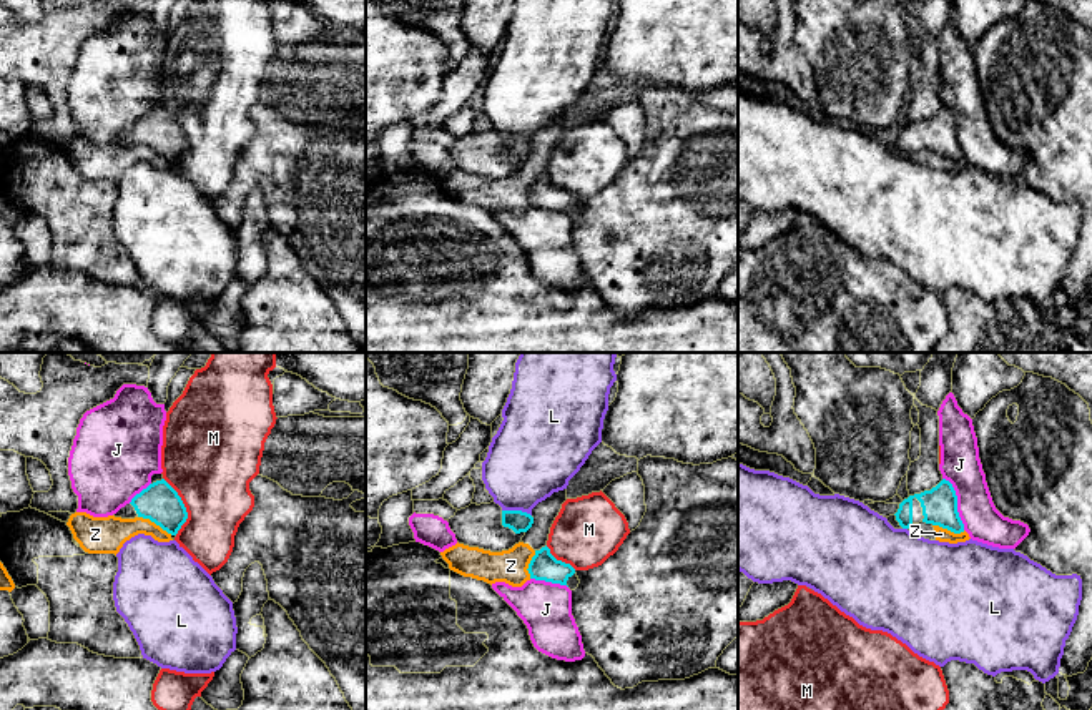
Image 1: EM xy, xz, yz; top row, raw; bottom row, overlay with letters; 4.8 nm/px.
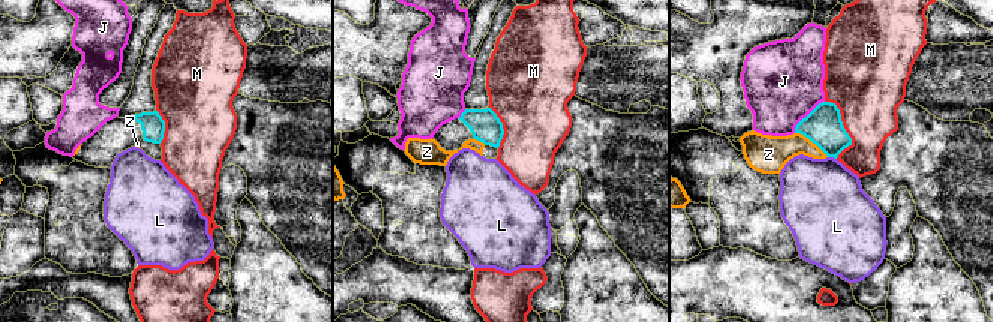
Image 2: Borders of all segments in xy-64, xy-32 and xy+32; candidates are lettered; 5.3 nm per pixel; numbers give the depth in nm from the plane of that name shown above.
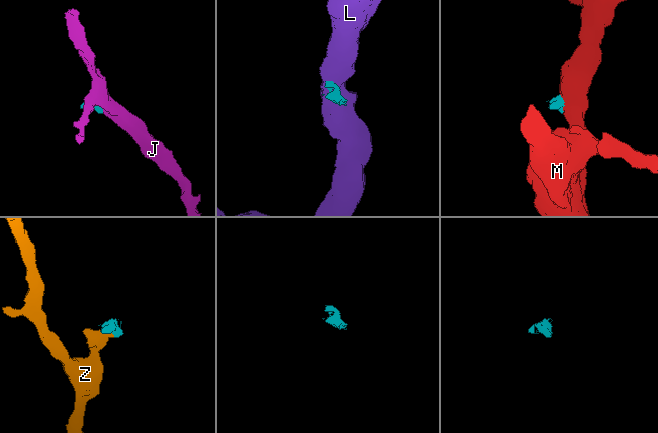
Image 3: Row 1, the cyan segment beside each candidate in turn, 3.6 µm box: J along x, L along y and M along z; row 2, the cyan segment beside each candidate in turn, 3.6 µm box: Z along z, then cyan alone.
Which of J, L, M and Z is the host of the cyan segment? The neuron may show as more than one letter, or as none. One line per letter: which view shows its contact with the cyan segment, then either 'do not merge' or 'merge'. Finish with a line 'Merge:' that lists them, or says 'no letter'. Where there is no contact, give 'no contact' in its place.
J: meets cyan in yz; do not merge
L: meets cyan in xz; do not merge
M: meets cyan in xy; do not merge
Z: meets cyan in xy; do not merge
Merge: no letter

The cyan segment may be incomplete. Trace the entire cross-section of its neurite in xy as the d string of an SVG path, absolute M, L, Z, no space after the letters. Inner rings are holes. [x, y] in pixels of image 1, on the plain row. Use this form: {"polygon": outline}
{"polygon": "M165 106L150 111L113 143L150 146L171 163L176 163L188 146L181 125Z"}

